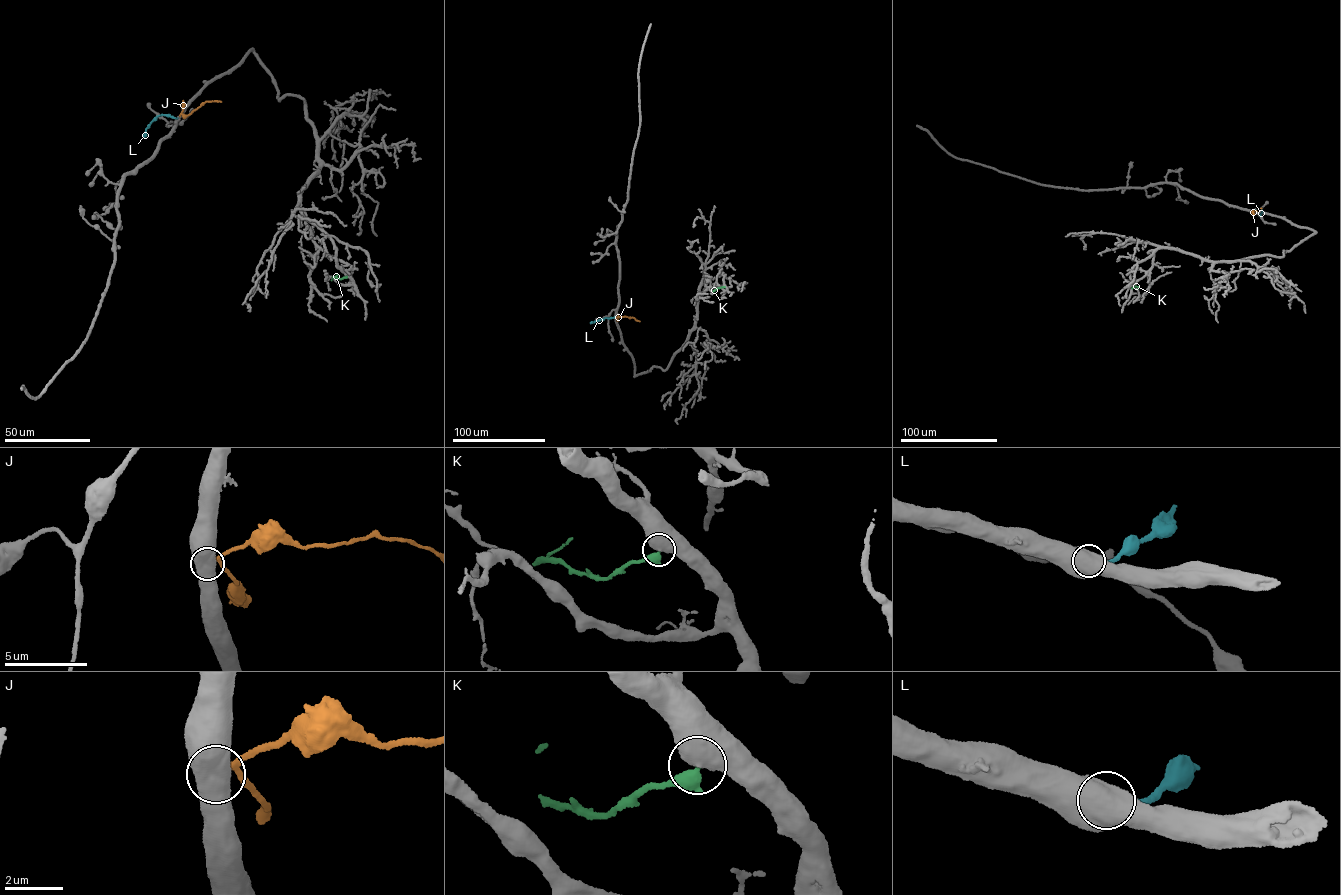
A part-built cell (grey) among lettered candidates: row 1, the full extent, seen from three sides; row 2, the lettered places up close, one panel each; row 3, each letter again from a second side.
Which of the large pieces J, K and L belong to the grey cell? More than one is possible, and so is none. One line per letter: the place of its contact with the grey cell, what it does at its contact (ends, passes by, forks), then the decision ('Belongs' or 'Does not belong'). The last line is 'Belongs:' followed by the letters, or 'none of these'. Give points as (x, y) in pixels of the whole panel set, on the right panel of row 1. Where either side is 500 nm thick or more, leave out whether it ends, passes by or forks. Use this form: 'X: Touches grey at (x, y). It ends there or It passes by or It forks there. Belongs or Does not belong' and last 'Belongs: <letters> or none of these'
J: Touches grey at (1254, 211). Does not belong
K: Touches grey at (1132, 287). Belongs
L: Touches grey at (1253, 211). Does not belong
Belongs: K

